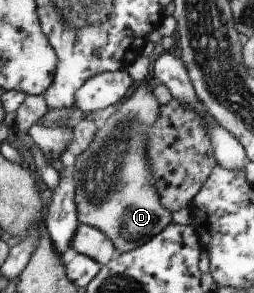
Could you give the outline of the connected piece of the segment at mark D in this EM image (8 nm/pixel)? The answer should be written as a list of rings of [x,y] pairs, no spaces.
[[[147,83],[137,84],[127,98],[117,105],[116,112],[100,125],[93,143],[77,153],[75,162],[76,196],[78,218],[81,223],[96,227],[108,235],[117,246],[119,254],[141,247],[173,224],[172,211],[162,202],[154,169],[148,158],[150,131],[162,115],[162,104],[153,95]]]

